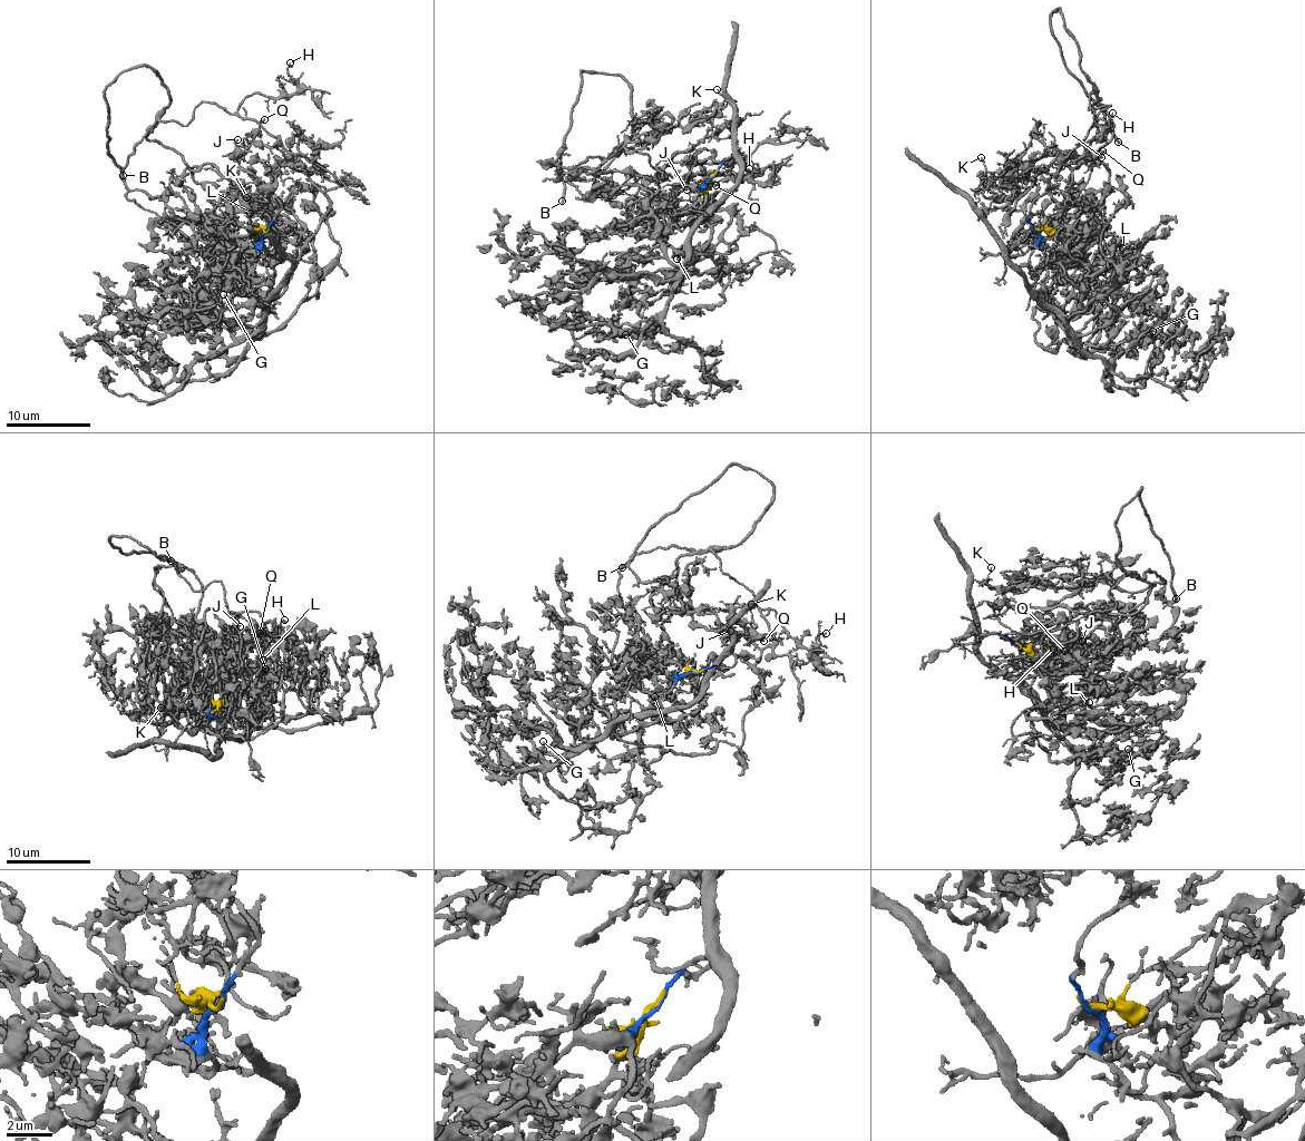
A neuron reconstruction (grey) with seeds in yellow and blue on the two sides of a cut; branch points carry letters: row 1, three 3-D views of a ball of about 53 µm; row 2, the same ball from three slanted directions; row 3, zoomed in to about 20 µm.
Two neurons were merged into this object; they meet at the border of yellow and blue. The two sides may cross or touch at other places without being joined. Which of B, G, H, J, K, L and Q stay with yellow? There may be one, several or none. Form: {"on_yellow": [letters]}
{"on_yellow": ["B", "H", "J", "K", "Q"]}

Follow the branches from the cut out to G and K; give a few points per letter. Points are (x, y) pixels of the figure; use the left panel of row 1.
G: (265, 233), (260, 249), (278, 257), (265, 306), (266, 328), (253, 332), (236, 324), (235, 310), (223, 295)
K: (265, 231), (215, 217), (191, 167), (211, 164), (250, 210), (249, 203), (260, 201), (247, 197)

